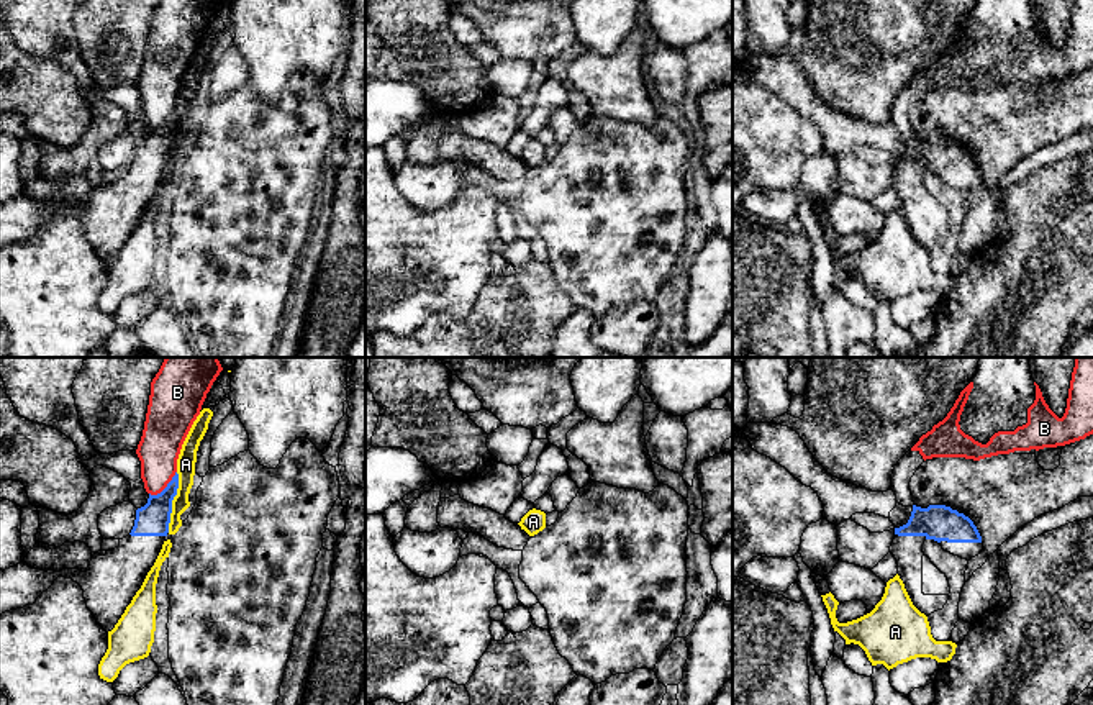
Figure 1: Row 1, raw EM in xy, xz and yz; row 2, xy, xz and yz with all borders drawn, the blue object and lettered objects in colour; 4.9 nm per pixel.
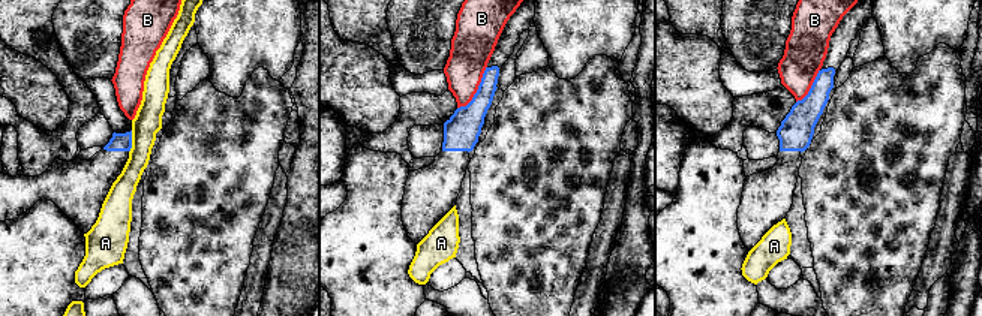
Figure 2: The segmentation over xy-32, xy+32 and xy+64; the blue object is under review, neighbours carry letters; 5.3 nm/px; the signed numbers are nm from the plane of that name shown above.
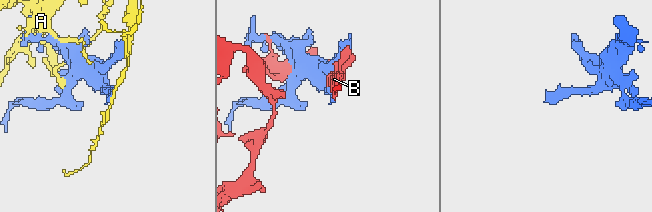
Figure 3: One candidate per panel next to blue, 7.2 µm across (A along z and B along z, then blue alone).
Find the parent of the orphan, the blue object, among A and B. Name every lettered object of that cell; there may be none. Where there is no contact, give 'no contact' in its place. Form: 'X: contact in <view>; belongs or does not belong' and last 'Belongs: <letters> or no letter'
A: contact in xy; does not belong
B: contact in xy; does not belong
Belongs: no letter

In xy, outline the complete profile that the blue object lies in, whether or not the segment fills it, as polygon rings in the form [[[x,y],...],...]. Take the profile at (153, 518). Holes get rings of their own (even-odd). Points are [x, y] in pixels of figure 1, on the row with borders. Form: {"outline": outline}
{"outline": [[[175,472],[161,494],[149,494],[147,503],[136,510],[134,526],[126,538],[120,539],[118,548],[92,553],[85,572],[41,571],[25,561],[0,571],[0,615],[33,605],[62,575],[82,587],[87,608],[107,633],[111,631],[162,549],[177,489],[179,474]]]}

